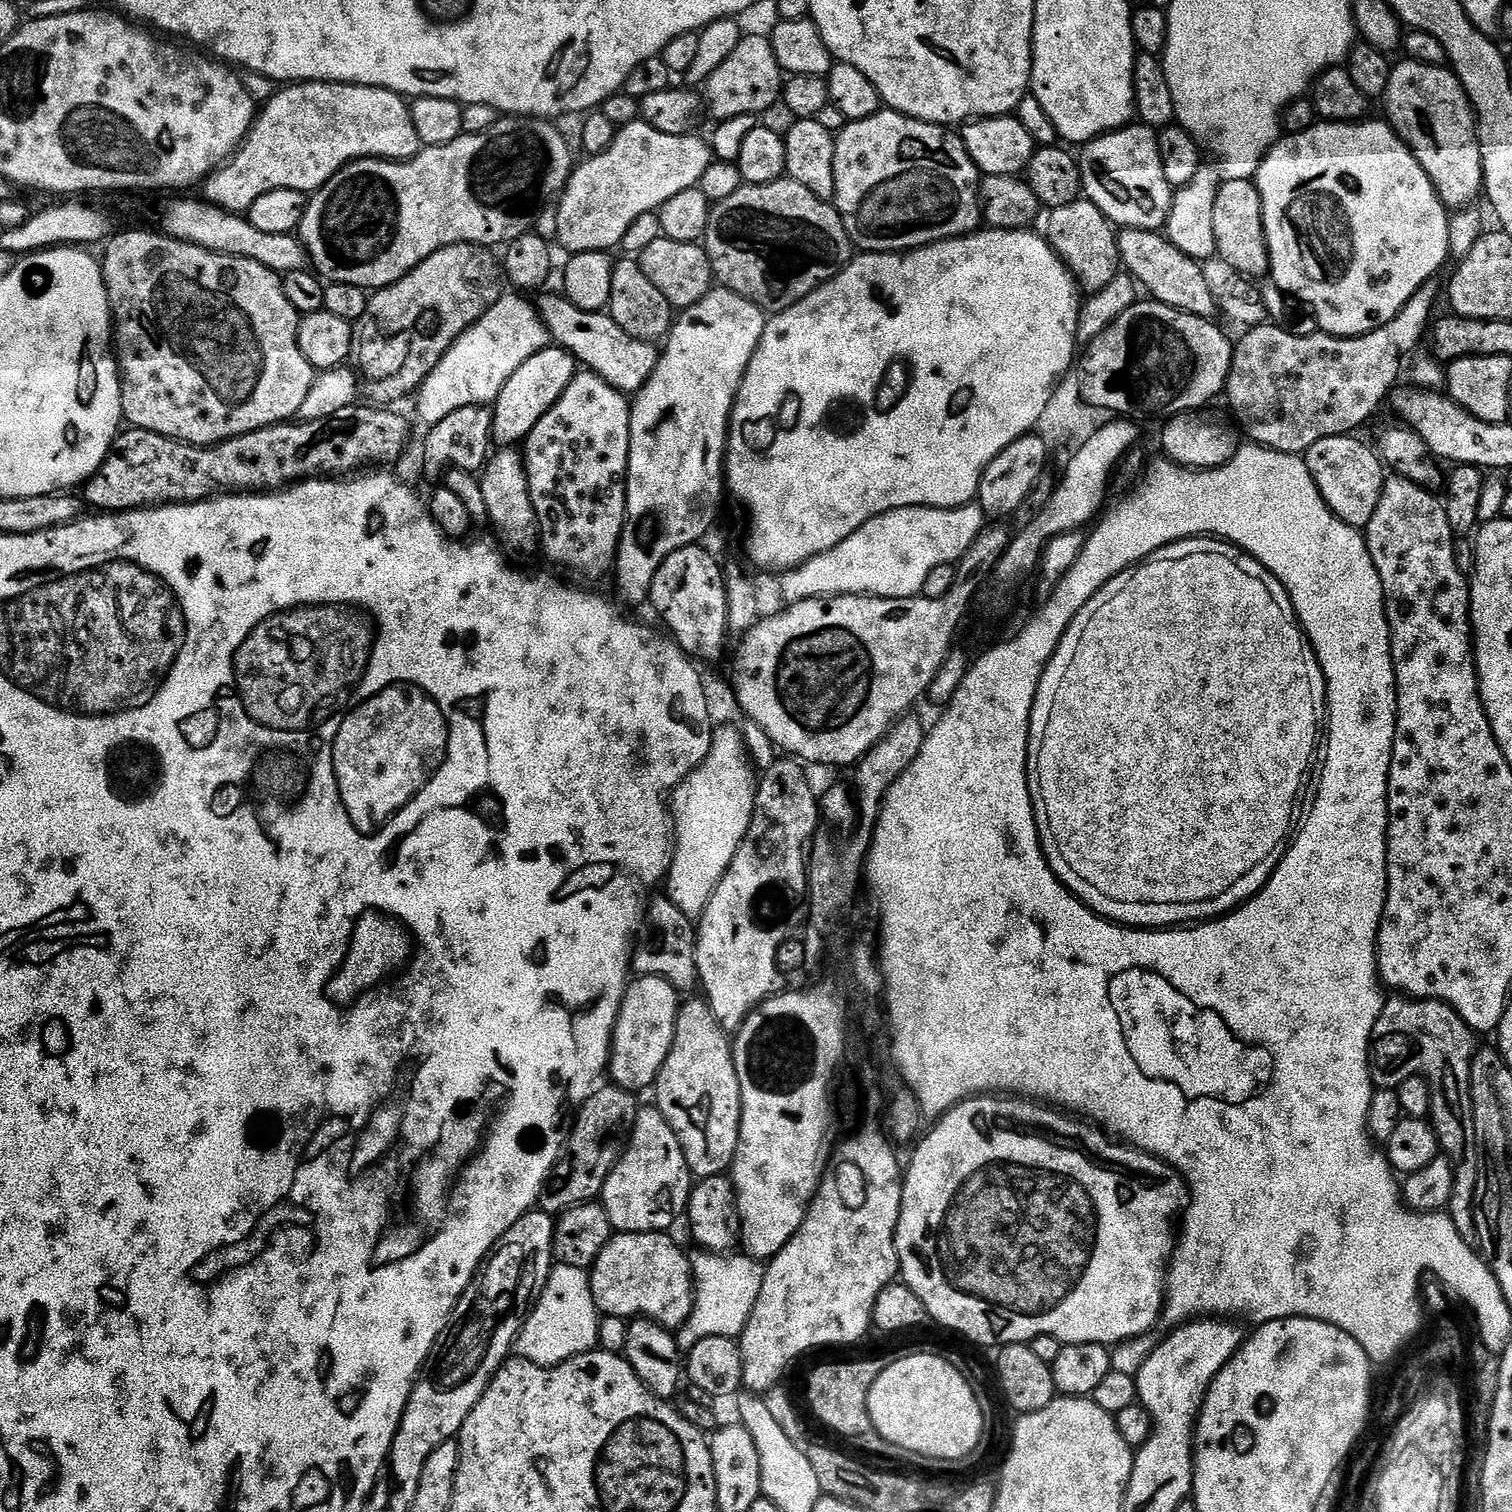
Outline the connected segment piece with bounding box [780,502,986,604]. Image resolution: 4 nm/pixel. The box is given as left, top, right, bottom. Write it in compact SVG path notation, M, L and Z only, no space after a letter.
M976 502L963 504L961 508L891 508L886 514L870 518L866 526L854 530L854 534L838 542L838 546L783 573L780 592L788 604L825 596L880 596L883 600L908 600L923 593L926 578L934 566L960 561L985 527L986 513Z

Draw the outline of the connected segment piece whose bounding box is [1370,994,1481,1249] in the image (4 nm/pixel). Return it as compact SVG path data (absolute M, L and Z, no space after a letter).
M1396 994L1393 998L1385 999L1384 1009L1372 1031L1372 1047L1370 1060L1372 1083L1376 1088L1391 1088L1394 1082L1399 1082L1411 1076L1425 1076L1432 1088L1432 1110L1430 1123L1436 1131L1440 1143L1440 1151L1452 1165L1452 1197L1446 1212L1451 1216L1458 1234L1462 1234L1462 1242L1474 1249L1481 1247L1478 1226L1476 1225L1476 1187L1480 1173L1480 1155L1476 1149L1476 1135L1474 1134L1474 1110L1470 1098L1470 1070L1474 1055L1474 1033L1468 1023L1457 1014L1449 1004L1440 1000L1417 1000L1403 994Z

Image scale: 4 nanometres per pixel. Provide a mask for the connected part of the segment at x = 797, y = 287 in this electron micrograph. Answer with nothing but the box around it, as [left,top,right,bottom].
[702,178,854,314]

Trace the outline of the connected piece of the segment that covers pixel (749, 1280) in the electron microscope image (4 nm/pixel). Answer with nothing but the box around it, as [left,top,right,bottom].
[678,1250,765,1350]

